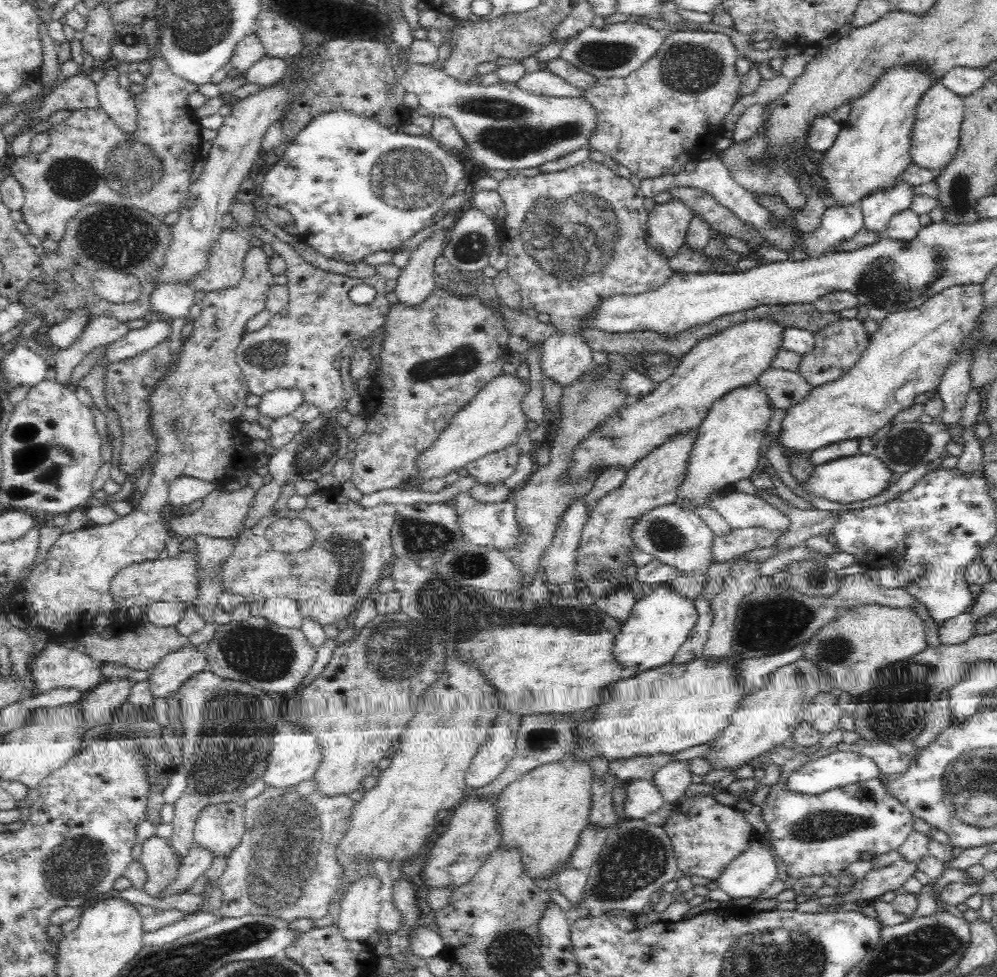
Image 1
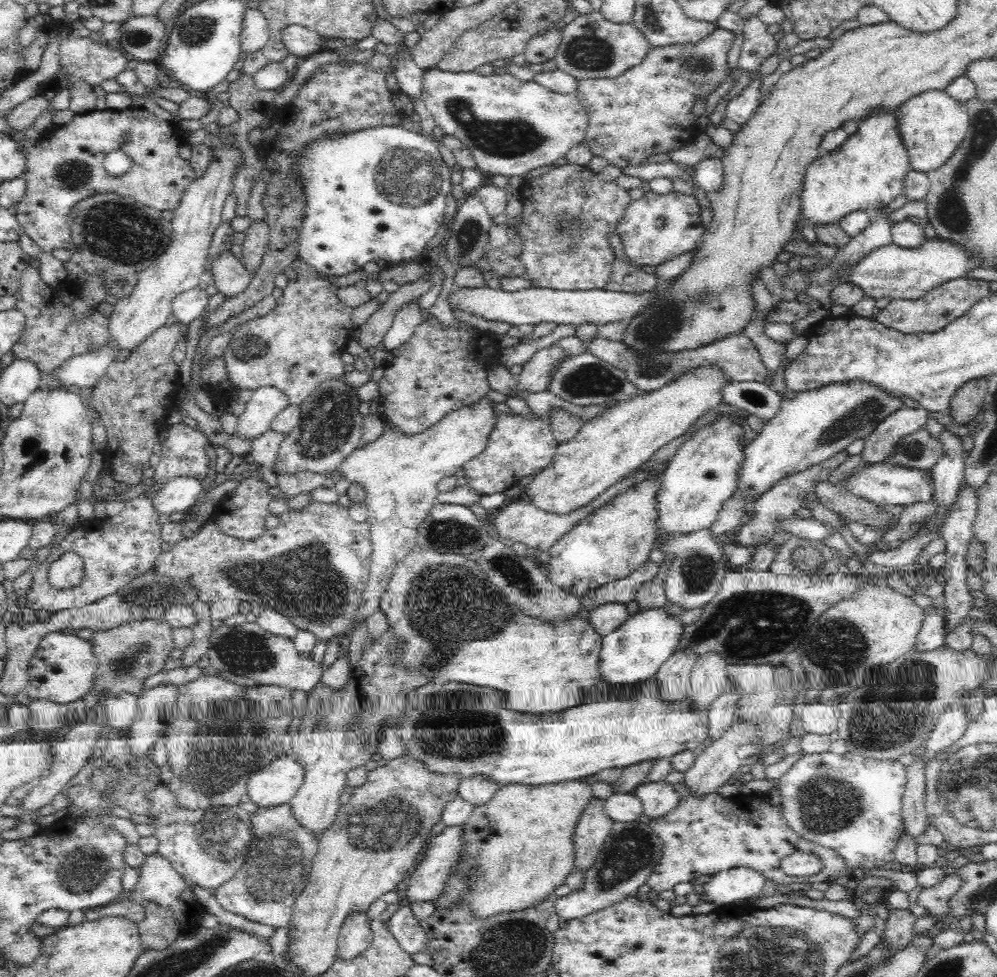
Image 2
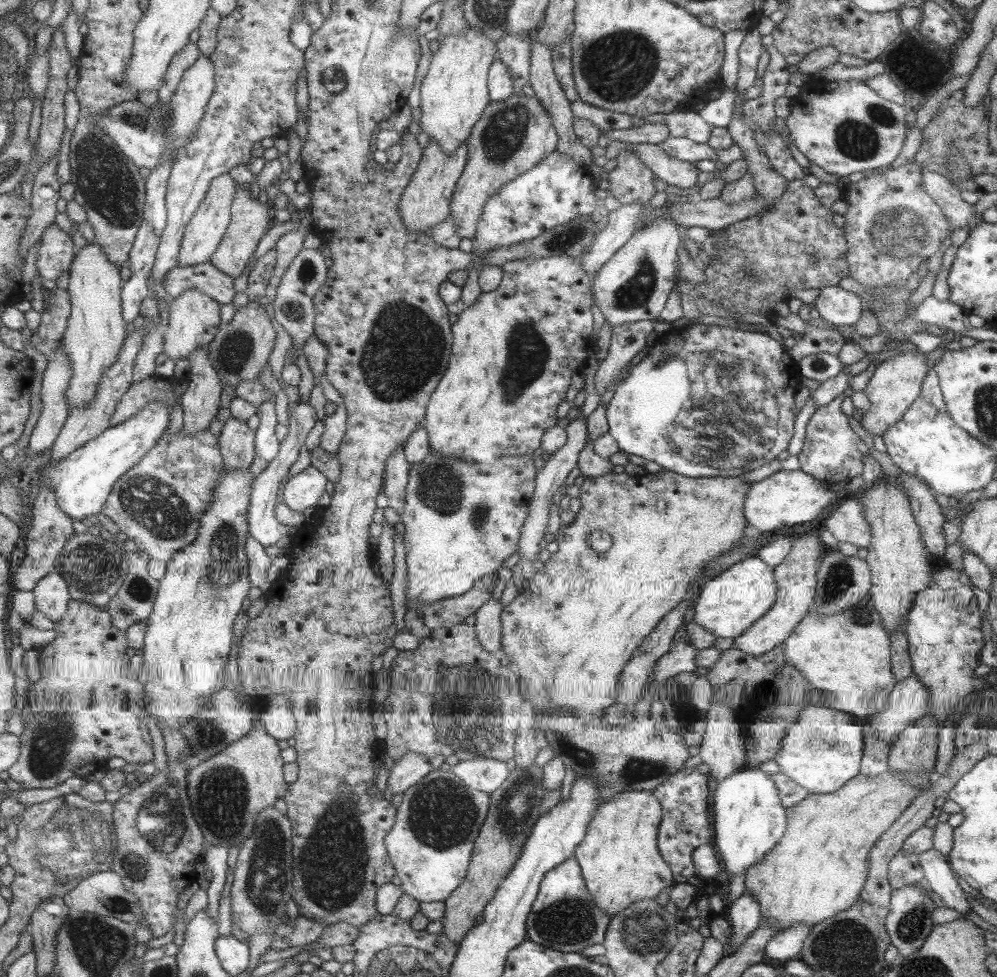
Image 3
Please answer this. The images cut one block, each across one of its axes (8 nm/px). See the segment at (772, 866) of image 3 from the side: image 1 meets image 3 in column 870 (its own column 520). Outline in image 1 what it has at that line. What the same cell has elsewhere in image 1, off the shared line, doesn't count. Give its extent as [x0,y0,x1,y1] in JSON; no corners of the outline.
[494,759,594,880]

